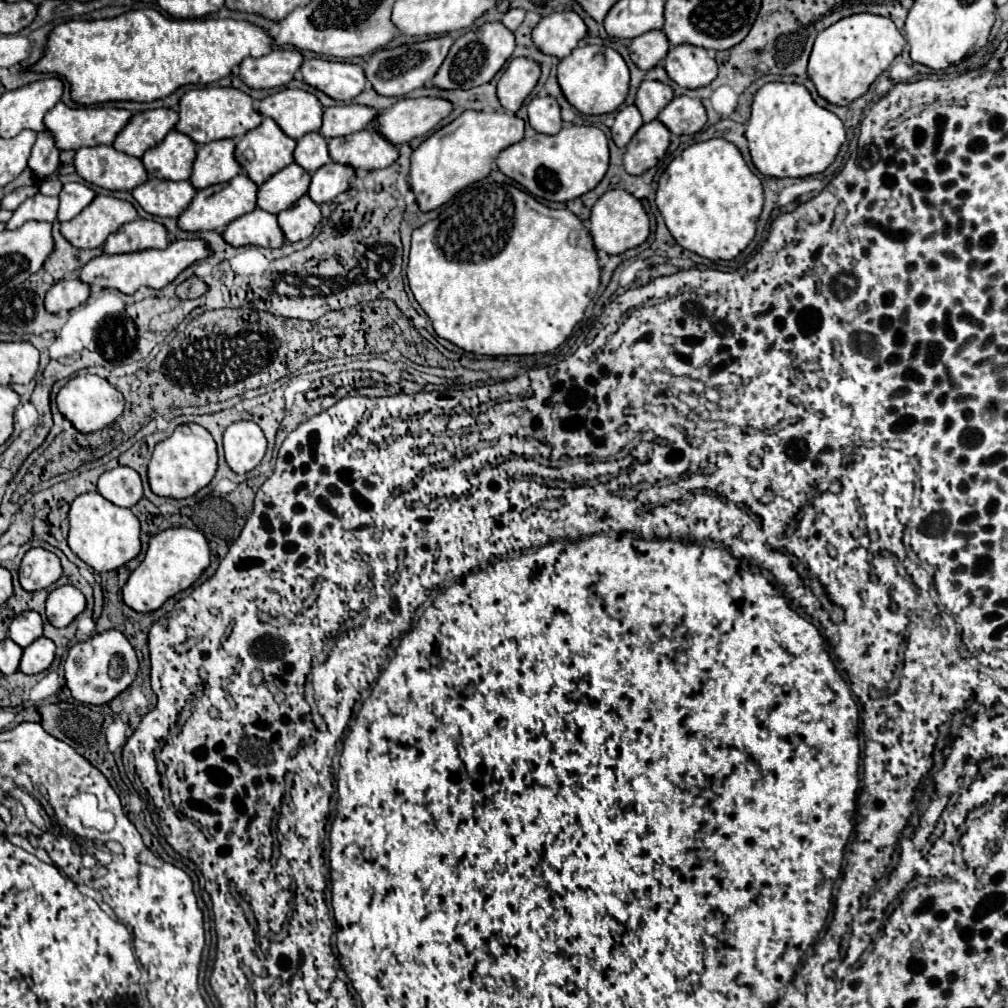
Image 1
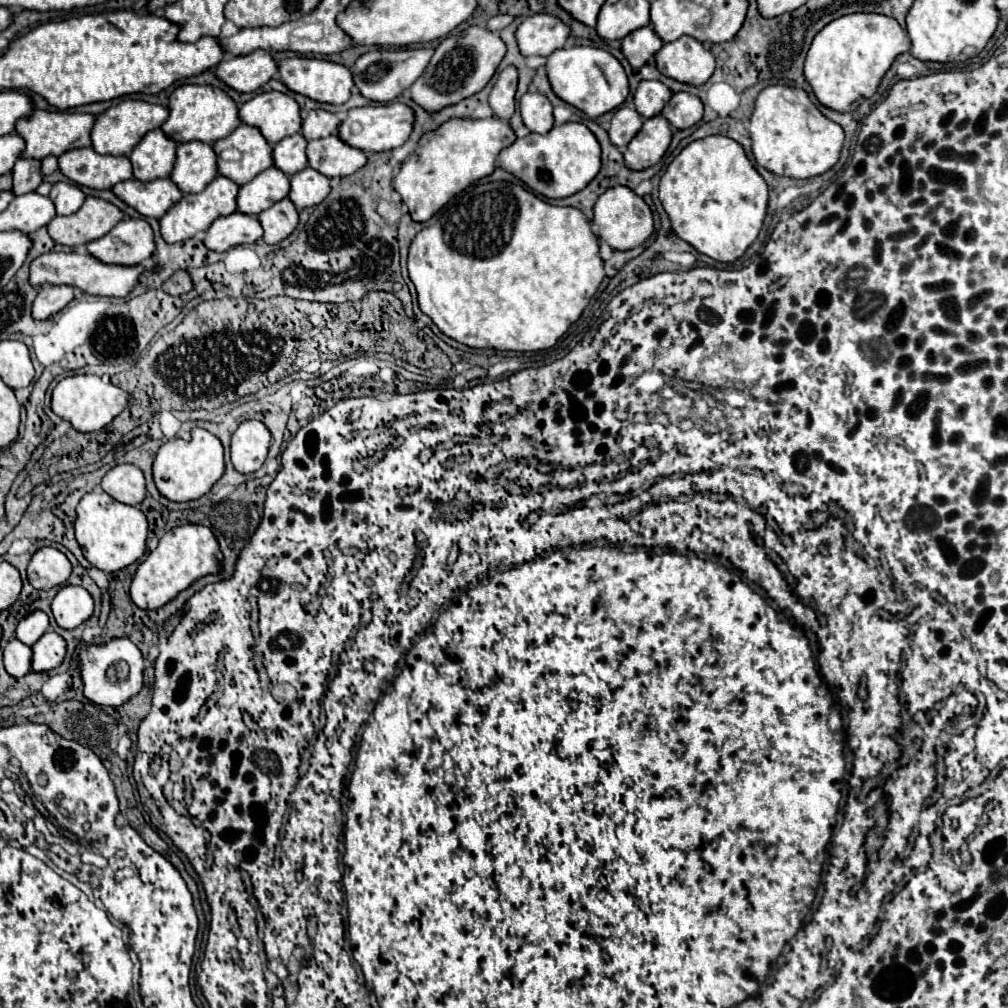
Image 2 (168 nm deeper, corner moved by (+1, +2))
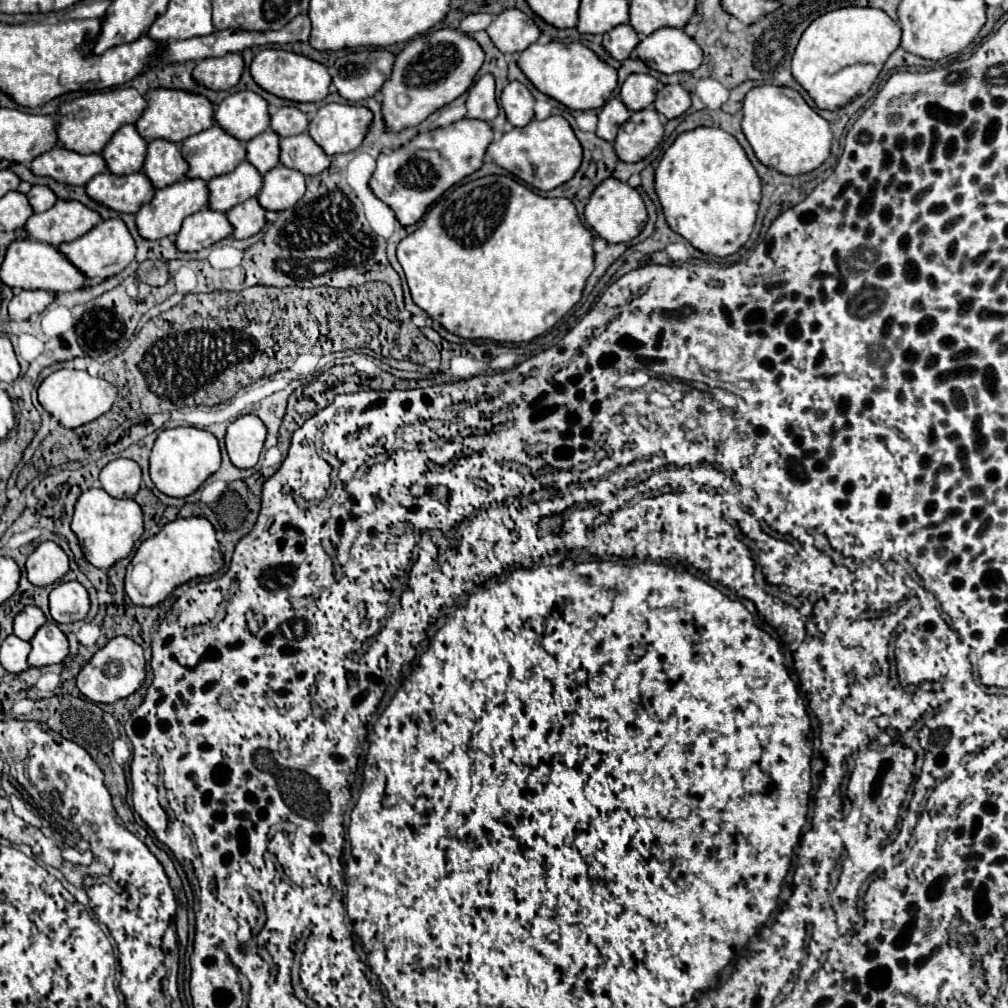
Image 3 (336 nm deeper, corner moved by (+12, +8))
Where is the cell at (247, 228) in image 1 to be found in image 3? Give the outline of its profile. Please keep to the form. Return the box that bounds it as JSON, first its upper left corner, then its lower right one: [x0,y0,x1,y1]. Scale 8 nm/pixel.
[174,208,232,252]

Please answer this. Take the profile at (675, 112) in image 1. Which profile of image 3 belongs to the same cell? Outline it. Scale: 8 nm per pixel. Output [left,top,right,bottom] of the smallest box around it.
[654,84,690,120]

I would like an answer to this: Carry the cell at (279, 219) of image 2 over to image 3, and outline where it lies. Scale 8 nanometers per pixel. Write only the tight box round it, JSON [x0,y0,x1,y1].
[226,198,266,238]

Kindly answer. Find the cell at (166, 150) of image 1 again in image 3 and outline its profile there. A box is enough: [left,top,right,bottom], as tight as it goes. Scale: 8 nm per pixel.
[100,124,148,174]

